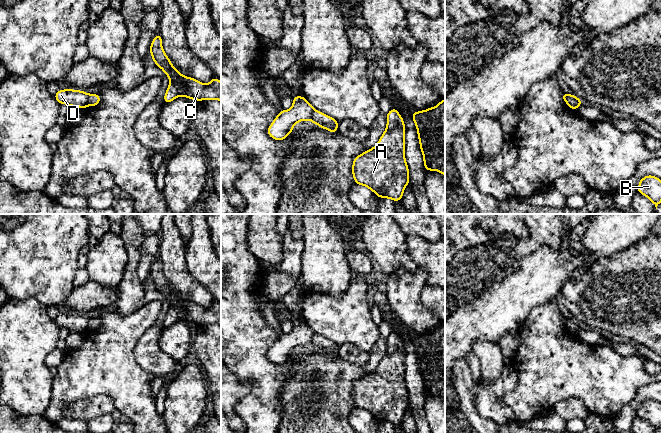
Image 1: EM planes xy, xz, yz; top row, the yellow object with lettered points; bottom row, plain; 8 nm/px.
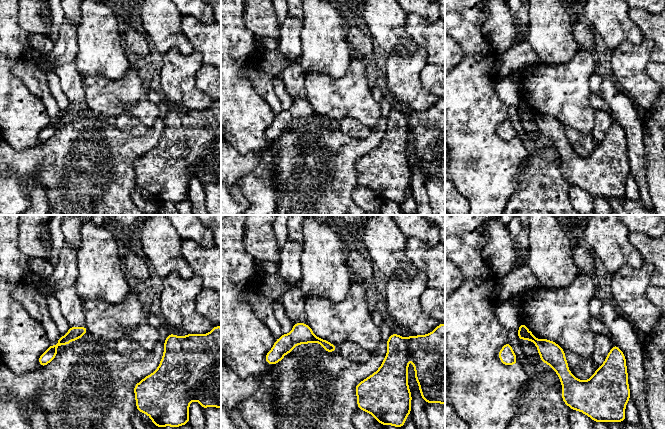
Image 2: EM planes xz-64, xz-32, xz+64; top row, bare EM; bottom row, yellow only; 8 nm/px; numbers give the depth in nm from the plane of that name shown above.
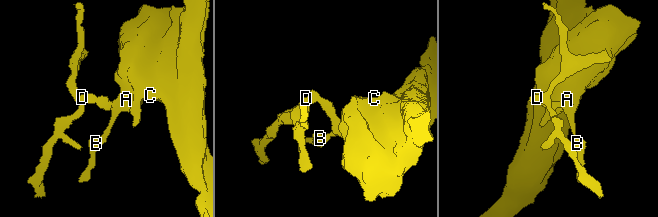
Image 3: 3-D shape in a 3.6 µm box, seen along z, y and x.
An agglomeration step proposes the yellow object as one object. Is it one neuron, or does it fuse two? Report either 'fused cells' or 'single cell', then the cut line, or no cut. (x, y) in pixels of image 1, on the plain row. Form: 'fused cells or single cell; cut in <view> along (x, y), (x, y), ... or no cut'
fused cells; cut in xy along (90, 318), (87, 329)

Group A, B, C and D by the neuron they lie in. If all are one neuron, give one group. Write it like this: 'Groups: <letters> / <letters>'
Groups: A B C / D

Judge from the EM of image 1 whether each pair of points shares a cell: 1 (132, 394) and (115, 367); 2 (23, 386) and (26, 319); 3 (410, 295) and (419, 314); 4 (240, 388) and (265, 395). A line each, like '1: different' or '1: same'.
1: same
2: same
3: same
4: different

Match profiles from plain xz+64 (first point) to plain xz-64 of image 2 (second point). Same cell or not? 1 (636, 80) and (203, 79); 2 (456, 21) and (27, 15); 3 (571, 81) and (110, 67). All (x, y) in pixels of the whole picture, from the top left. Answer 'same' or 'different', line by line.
1: different
2: different
3: different

